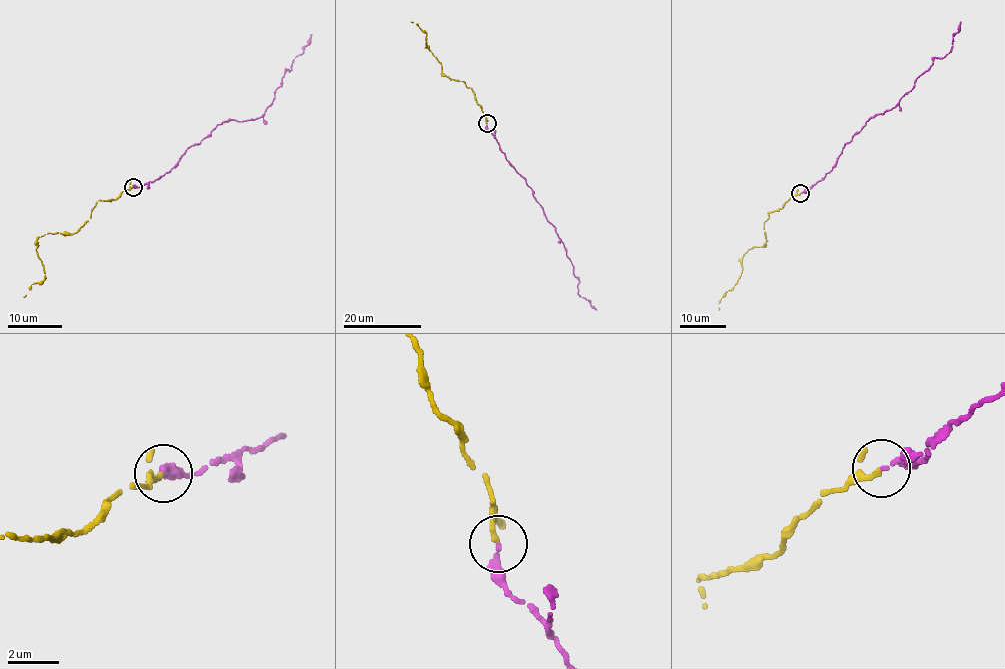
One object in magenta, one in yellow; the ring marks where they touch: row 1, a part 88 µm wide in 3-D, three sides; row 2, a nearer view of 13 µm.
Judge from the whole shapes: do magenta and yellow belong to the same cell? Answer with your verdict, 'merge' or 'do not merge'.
merge

